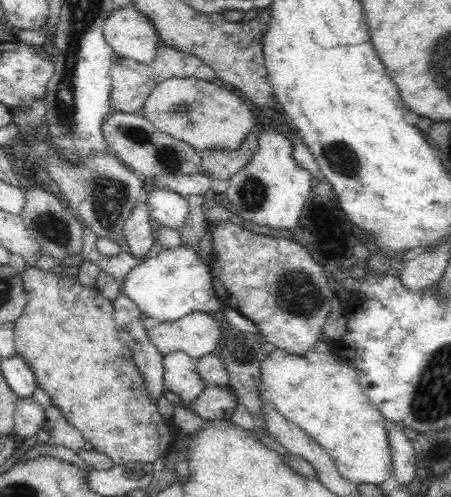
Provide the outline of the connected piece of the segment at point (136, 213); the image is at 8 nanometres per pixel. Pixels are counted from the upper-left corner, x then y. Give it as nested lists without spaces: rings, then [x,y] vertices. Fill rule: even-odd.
[[[140,200],[123,226],[123,249],[134,258],[142,258],[142,255],[148,254],[155,242],[154,225],[144,200]]]

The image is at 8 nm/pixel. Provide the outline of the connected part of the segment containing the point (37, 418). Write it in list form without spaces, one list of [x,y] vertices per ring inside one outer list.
[[[32,397],[19,398],[14,415],[13,432],[31,442],[44,422],[45,410]]]

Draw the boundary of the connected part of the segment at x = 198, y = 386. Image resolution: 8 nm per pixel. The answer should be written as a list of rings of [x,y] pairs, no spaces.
[[[182,351],[163,356],[163,386],[178,394],[183,404],[192,402],[206,388],[196,372],[196,360]]]

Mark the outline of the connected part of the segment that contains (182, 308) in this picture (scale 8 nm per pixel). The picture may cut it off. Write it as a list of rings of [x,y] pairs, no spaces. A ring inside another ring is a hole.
[[[182,244],[171,249],[161,248],[154,258],[133,268],[120,284],[120,291],[134,301],[141,313],[158,318],[161,323],[177,321],[196,311],[218,312],[225,307],[213,289],[211,268],[196,251]]]

